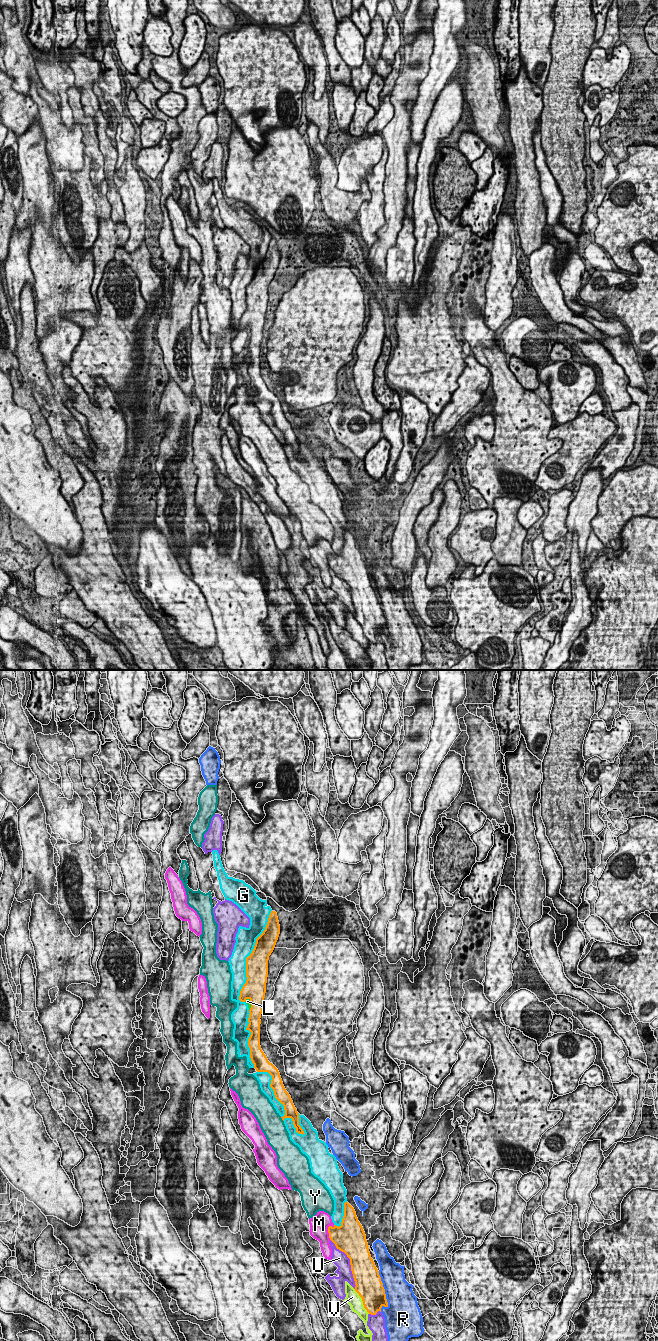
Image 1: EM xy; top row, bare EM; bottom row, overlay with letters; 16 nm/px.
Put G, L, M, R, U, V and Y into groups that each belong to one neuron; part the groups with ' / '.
G L / M / R / U / V / Y

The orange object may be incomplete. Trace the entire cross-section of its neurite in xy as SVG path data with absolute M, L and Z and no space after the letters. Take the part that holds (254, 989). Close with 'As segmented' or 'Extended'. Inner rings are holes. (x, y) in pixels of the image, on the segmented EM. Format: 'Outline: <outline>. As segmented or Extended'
Outline: M271 911L263 933L256 939L252 953L246 958L246 983L243 985L239 1000L250 1000L248 1026L251 1032L248 1039L250 1058L257 1072L268 1072L272 1076L270 1087L275 1098L284 1106L285 1115L282 1118L291 1118L296 1132L305 1134L299 1125L299 1114L291 1096L286 1091L278 1069L268 1061L260 1046L261 1014L264 1009L264 998L268 977L268 960L273 952L280 934L280 925L275 911Z. As segmented

